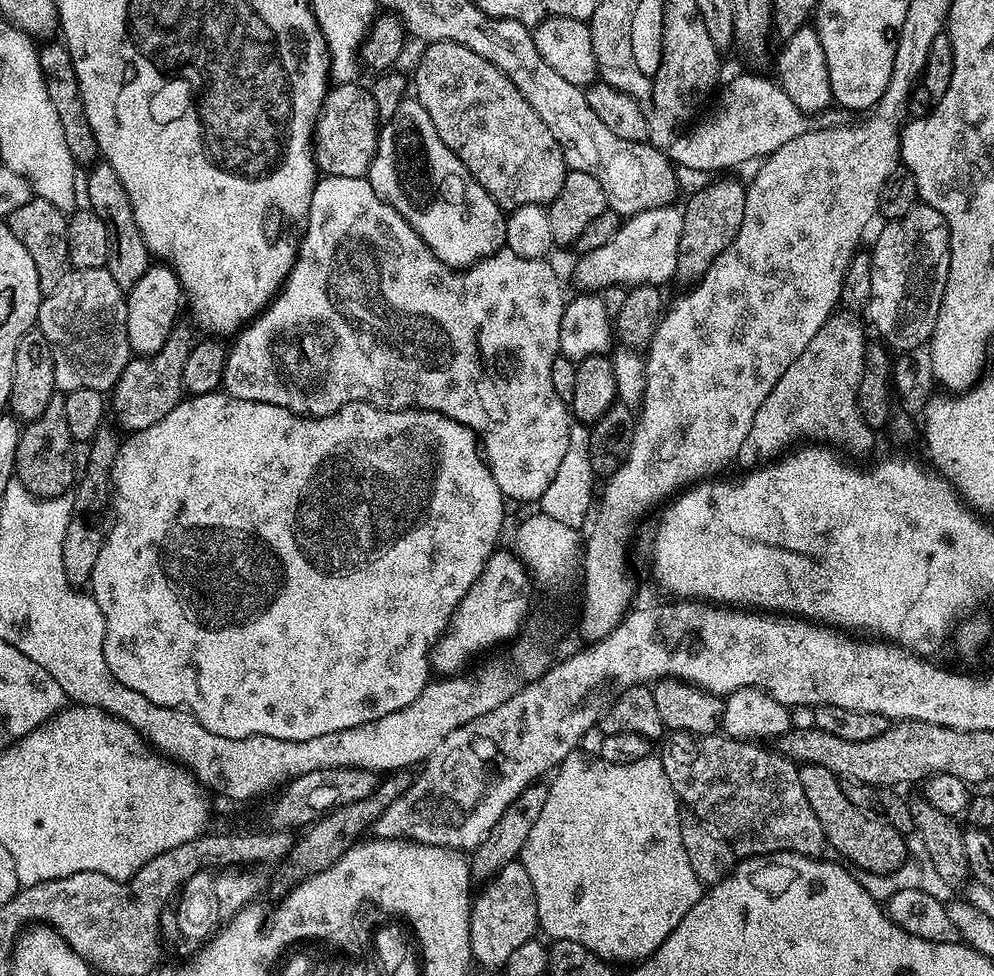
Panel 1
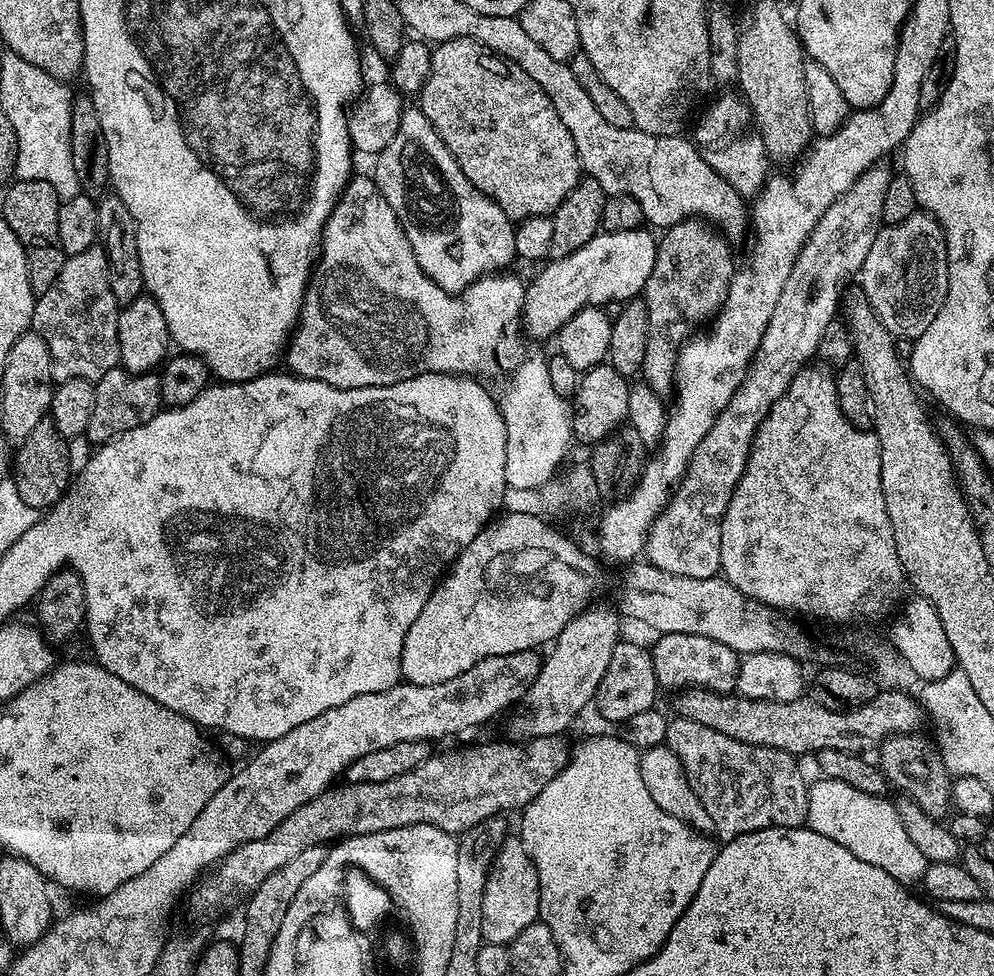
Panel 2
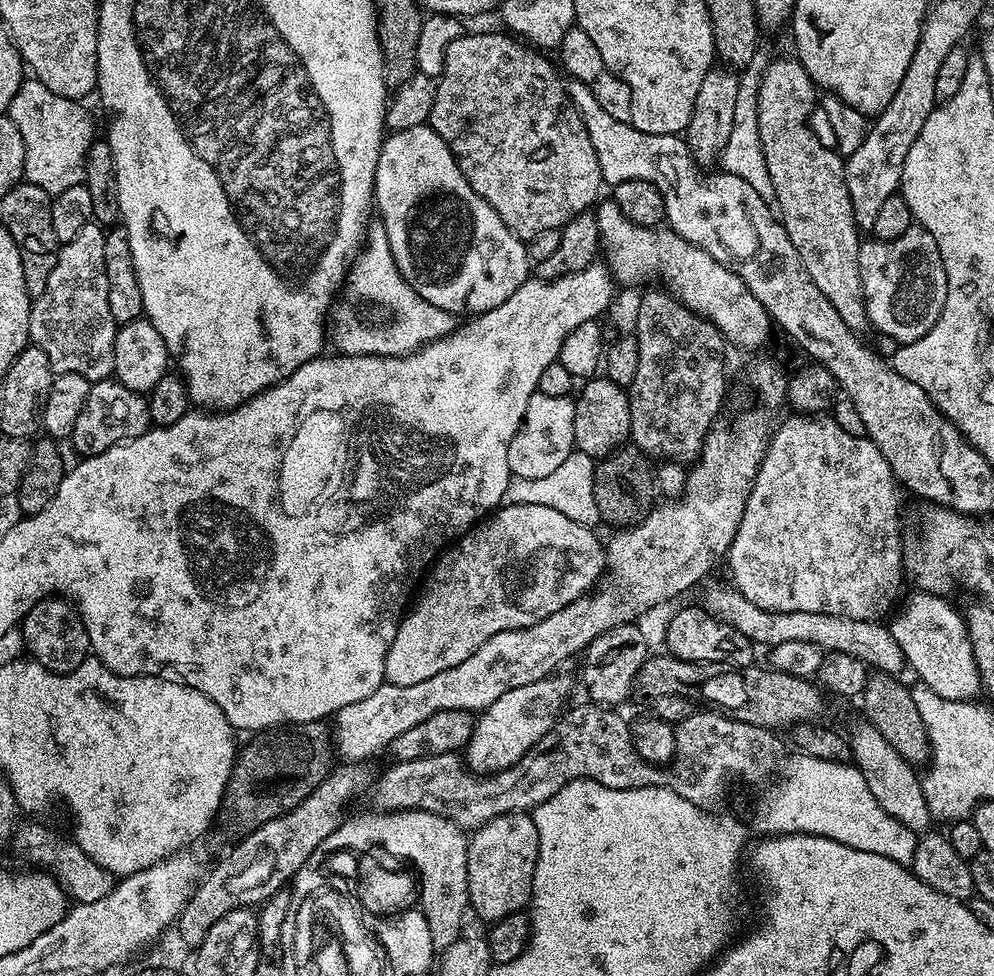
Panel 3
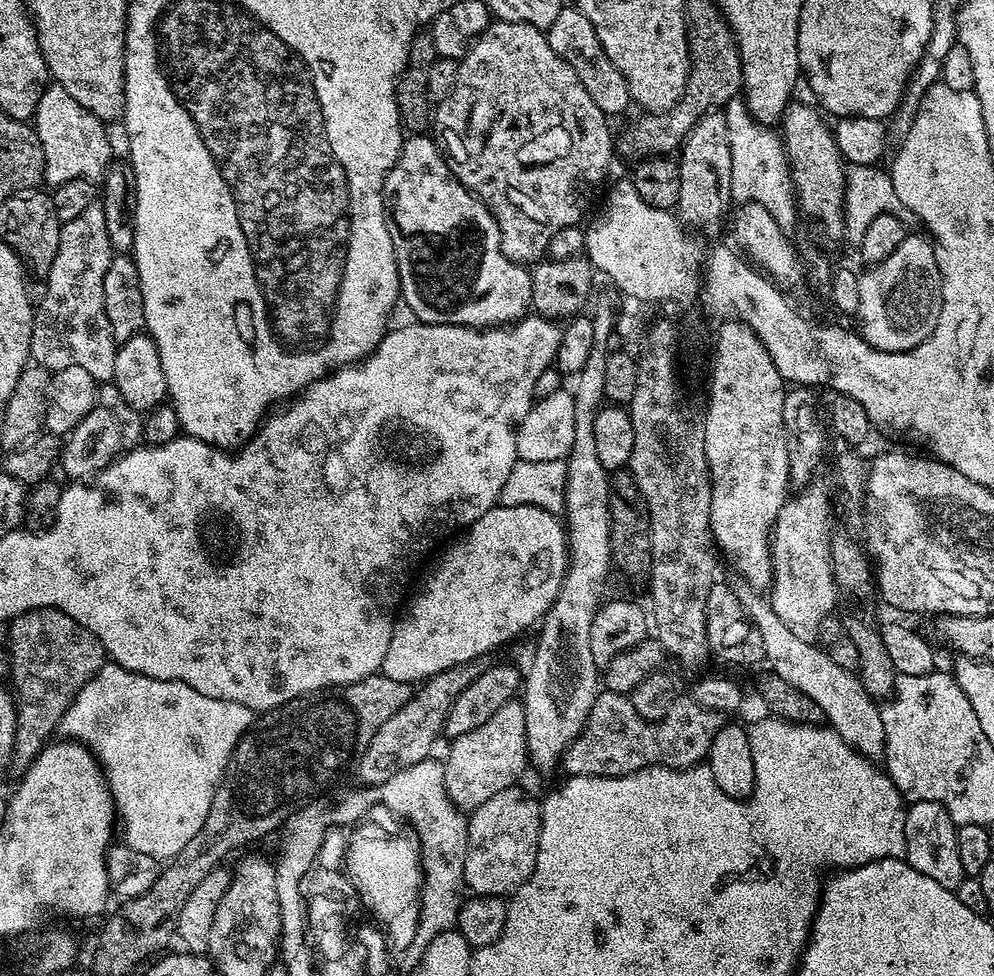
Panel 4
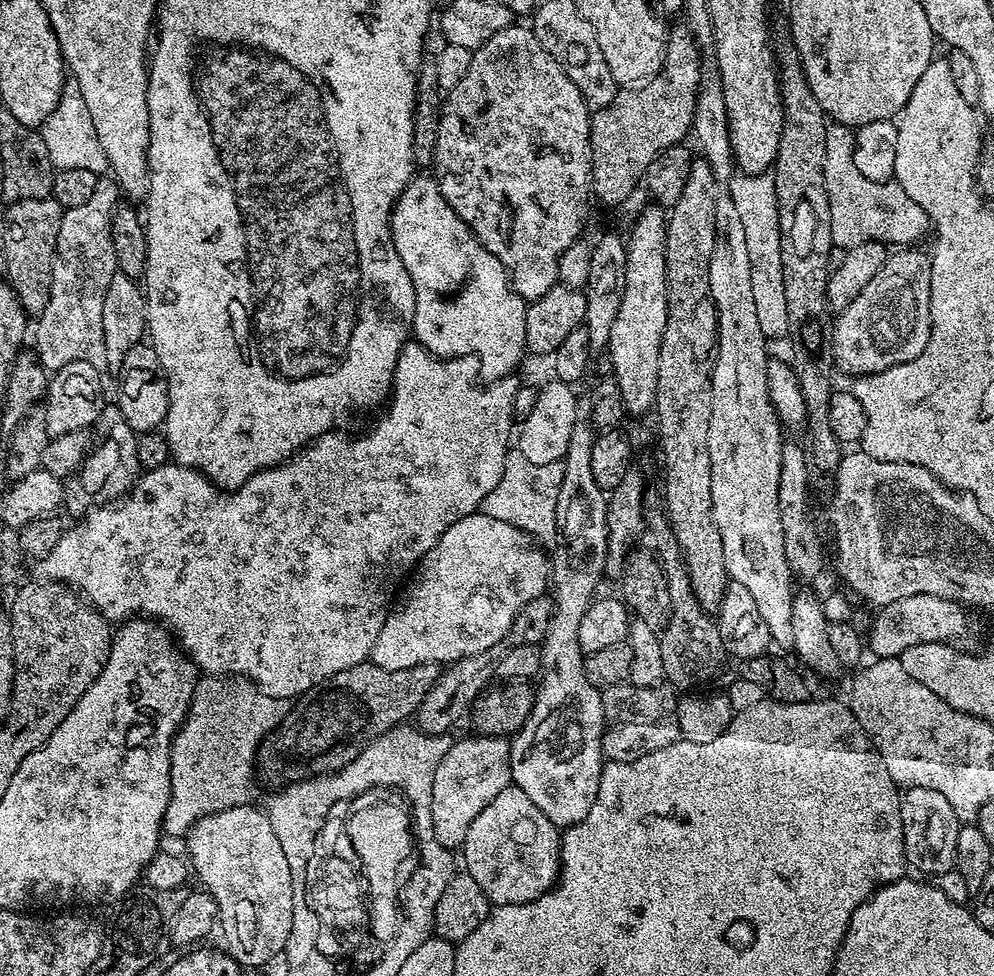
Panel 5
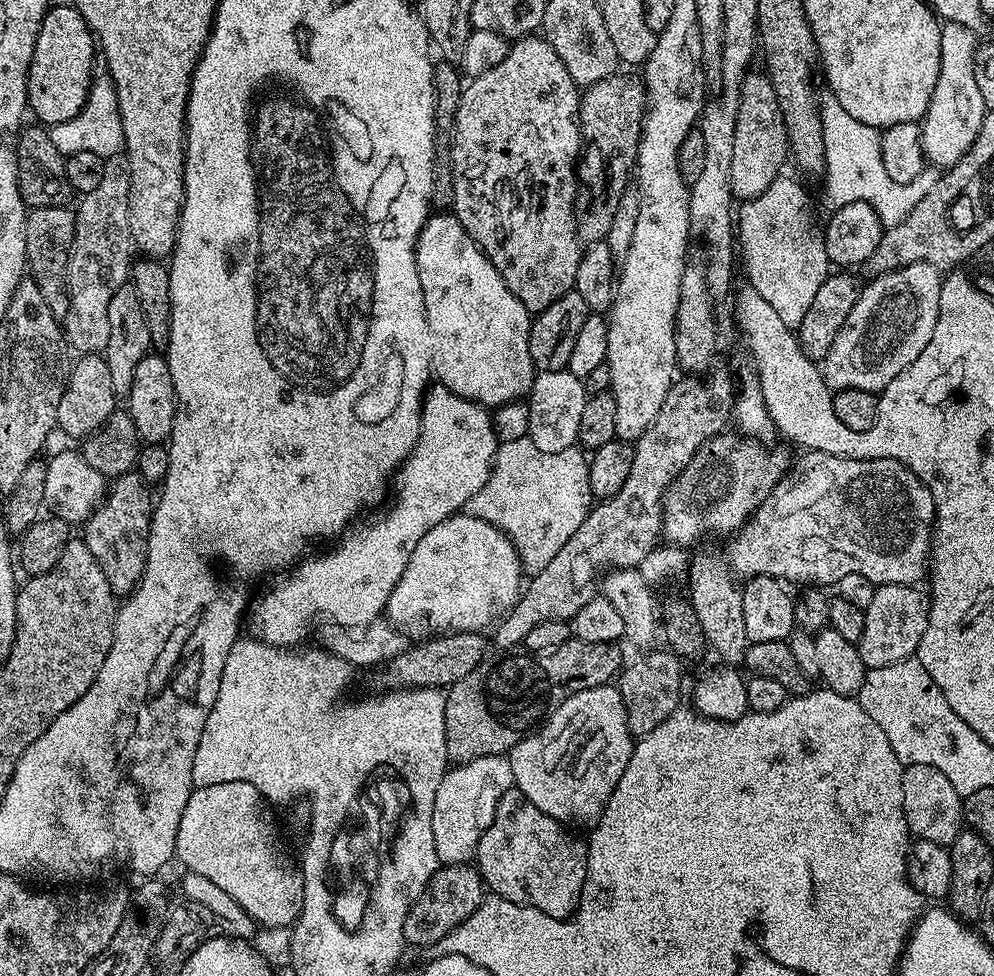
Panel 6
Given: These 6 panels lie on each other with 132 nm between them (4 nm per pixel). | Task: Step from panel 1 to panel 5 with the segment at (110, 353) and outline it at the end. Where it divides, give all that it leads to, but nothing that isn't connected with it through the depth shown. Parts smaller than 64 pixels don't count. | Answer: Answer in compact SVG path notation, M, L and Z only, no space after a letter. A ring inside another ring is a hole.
M101 178L98 190L94 190L83 206L64 209L52 267L51 298L39 313L34 349L40 365L49 373L70 362L90 362L95 368L108 368L106 338L102 334L102 302L106 302L110 278L114 278L118 270L112 219L121 200L122 189L115 179Z

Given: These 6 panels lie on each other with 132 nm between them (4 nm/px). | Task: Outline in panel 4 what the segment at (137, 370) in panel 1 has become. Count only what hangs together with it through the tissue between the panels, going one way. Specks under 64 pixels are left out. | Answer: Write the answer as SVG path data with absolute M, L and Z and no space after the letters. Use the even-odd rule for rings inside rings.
M104 382L97 387L96 405L74 430L68 433L63 441L62 464L64 472L72 482L84 482L99 474L107 464L111 464L118 456L137 447L144 439L144 421L141 413L134 410L122 398L116 385Z

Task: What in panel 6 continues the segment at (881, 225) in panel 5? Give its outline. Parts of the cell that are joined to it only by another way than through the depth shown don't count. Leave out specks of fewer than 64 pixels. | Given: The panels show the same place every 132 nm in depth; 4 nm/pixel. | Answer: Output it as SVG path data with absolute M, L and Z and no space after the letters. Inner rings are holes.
M831 94L819 101L820 121L822 122L822 138L826 146L826 162L822 173L824 180L824 200L829 209L835 210L848 203L864 202L875 207L880 223L884 228L893 228L926 198L926 194L936 185L938 179L935 171L925 171L921 179L903 184L894 182L890 174L886 174L886 166L882 166L881 133L875 128L866 126L866 122L858 122L844 109Z

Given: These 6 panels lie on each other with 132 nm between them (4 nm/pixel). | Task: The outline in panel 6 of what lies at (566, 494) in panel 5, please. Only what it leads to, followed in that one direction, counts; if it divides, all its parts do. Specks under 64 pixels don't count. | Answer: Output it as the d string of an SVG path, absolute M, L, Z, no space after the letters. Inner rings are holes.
M605 686L603 688L591 688L590 690L582 690L573 696L567 696L561 704L556 707L555 712L551 713L535 729L534 734L529 734L524 739L519 740L513 746L510 753L512 762L512 778L515 787L526 797L530 802L534 802L534 806L538 806L538 810L542 810L542 814L546 814L550 818L561 822L569 822L568 820L577 820L580 824L588 824L587 826L595 825L596 821L604 814L604 806L607 804L610 794L614 794L614 790L618 786L618 778L622 778L622 774L626 770L626 766L630 762L634 751L634 737L628 719L626 718L626 706L622 702L622 694L619 687Z

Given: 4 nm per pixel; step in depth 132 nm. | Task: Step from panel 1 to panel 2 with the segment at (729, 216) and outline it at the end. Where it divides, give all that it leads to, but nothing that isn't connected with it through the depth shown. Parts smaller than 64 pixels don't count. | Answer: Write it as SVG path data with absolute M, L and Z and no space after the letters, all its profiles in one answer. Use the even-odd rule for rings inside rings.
M699 218L673 224L659 237L654 270L642 293L652 327L648 331L642 380L657 394L664 394L667 388L669 391L673 387L676 379L676 357L684 341L690 336L688 323L704 312L704 300L700 296L712 296L713 305L716 306L724 302L728 280L715 276L711 268L711 264L727 262L728 256L724 253L724 247L725 241L718 235L717 229Z

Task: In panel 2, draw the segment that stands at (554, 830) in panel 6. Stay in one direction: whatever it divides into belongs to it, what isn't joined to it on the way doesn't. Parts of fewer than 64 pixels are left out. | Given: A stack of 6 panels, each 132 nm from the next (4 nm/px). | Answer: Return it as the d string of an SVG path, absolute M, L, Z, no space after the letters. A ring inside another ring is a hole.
M518 838L505 839L496 851L496 860L488 875L482 894L482 926L480 935L489 944L511 944L526 926L540 916L540 879L531 858L526 854L524 843Z

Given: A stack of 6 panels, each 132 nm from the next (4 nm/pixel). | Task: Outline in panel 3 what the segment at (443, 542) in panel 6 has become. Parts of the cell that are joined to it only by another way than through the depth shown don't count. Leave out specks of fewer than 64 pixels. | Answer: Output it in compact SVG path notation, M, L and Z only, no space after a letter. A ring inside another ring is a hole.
M504 504L495 509L455 543L445 547L427 569L424 589L422 584L420 597L418 592L386 654L385 681L398 686L418 686L418 682L426 682L426 678L434 678L434 674L466 662L486 638L494 638L494 634L506 630L534 626L542 618L550 618L550 614L562 610L562 606L570 606L579 596L593 591L606 570L606 548L596 534L585 524L574 522L574 518L550 510L550 506Z

